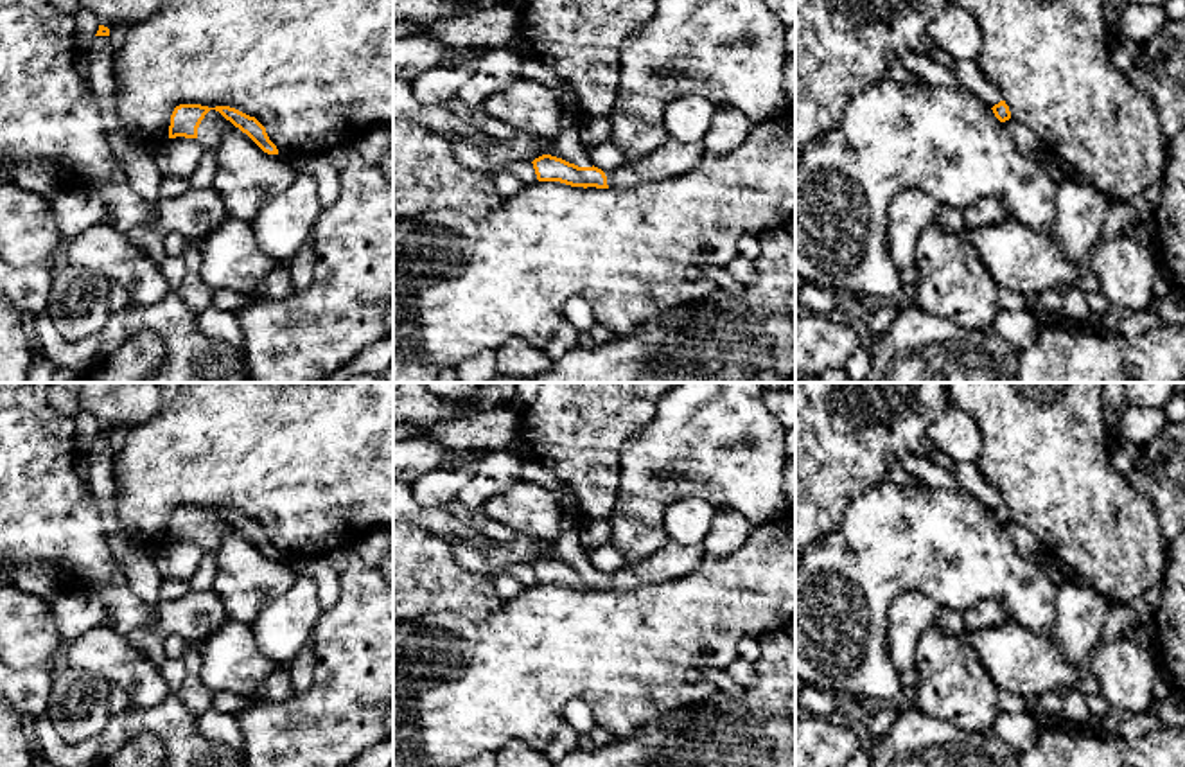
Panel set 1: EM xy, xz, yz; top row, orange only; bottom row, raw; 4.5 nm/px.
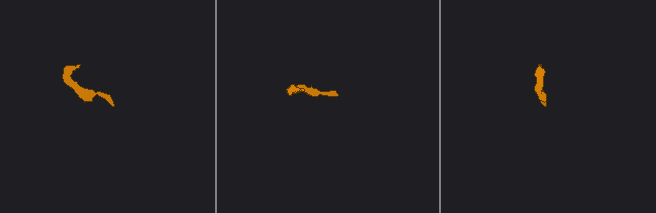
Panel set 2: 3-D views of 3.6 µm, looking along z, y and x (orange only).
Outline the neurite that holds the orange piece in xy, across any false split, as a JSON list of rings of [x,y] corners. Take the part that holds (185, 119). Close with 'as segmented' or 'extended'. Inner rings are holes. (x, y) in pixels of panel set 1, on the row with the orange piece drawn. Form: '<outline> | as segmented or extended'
[[[176,106],[171,115],[169,138],[198,138],[203,149],[215,151],[223,137],[233,126],[246,133],[264,153],[278,154],[278,149],[269,140],[266,128],[255,117],[230,106]]] | extended

